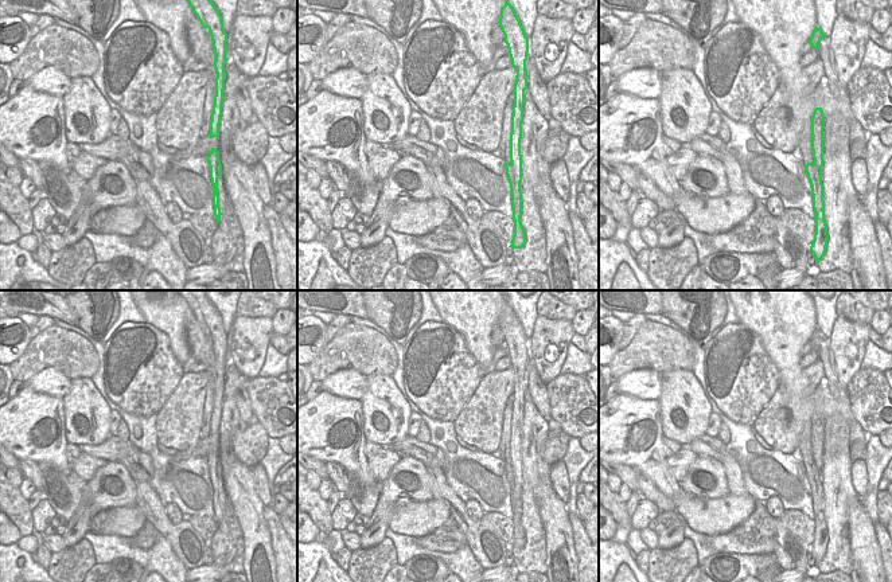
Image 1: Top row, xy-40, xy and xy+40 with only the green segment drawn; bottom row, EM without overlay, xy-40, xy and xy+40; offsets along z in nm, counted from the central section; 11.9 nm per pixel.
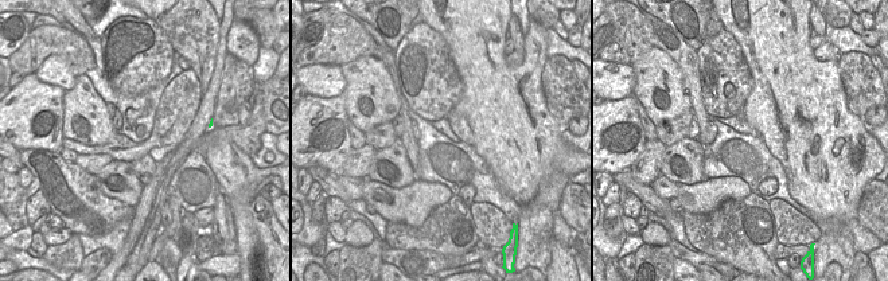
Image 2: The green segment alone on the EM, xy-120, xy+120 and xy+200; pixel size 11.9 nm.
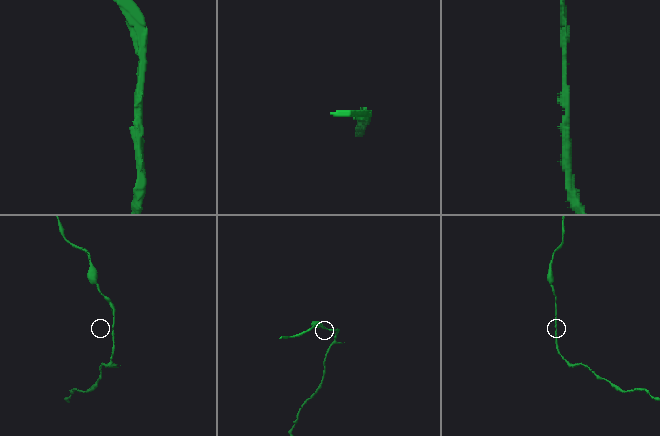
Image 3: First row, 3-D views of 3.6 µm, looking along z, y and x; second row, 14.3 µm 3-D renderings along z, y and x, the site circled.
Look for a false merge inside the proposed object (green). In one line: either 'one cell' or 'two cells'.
two cells

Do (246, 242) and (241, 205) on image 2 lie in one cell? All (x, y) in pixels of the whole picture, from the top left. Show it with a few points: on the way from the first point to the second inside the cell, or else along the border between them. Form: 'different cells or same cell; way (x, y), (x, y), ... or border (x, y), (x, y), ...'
same cell; way (246, 233), (241, 214)

